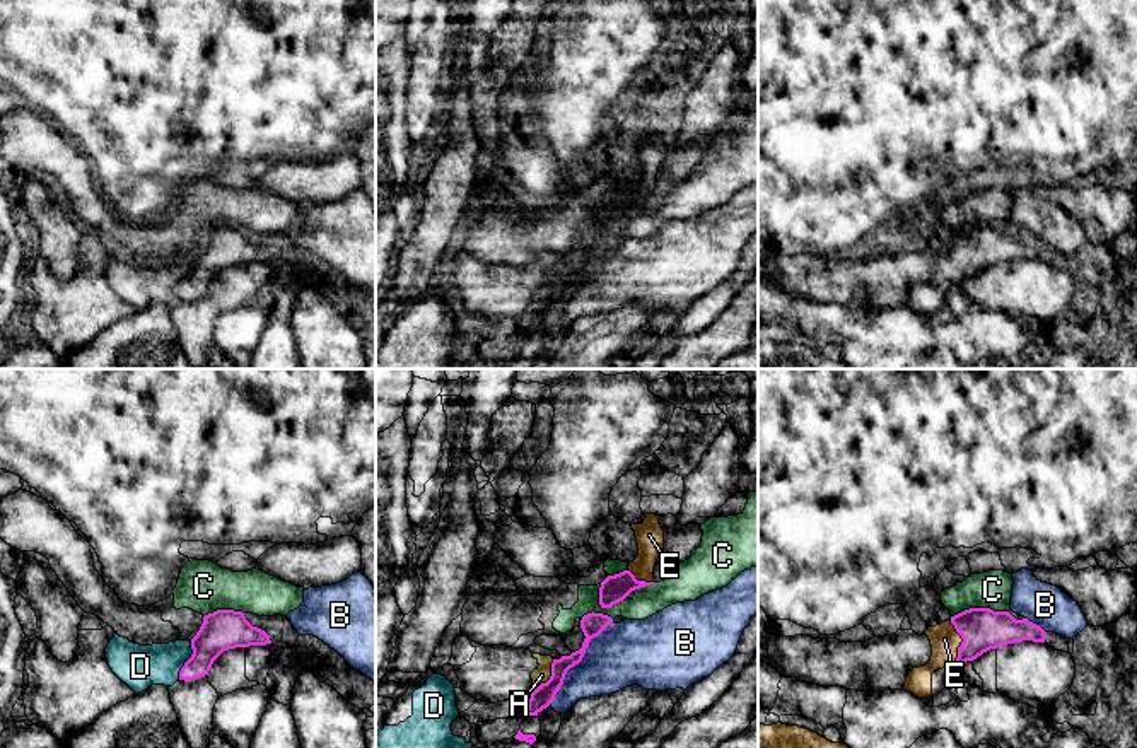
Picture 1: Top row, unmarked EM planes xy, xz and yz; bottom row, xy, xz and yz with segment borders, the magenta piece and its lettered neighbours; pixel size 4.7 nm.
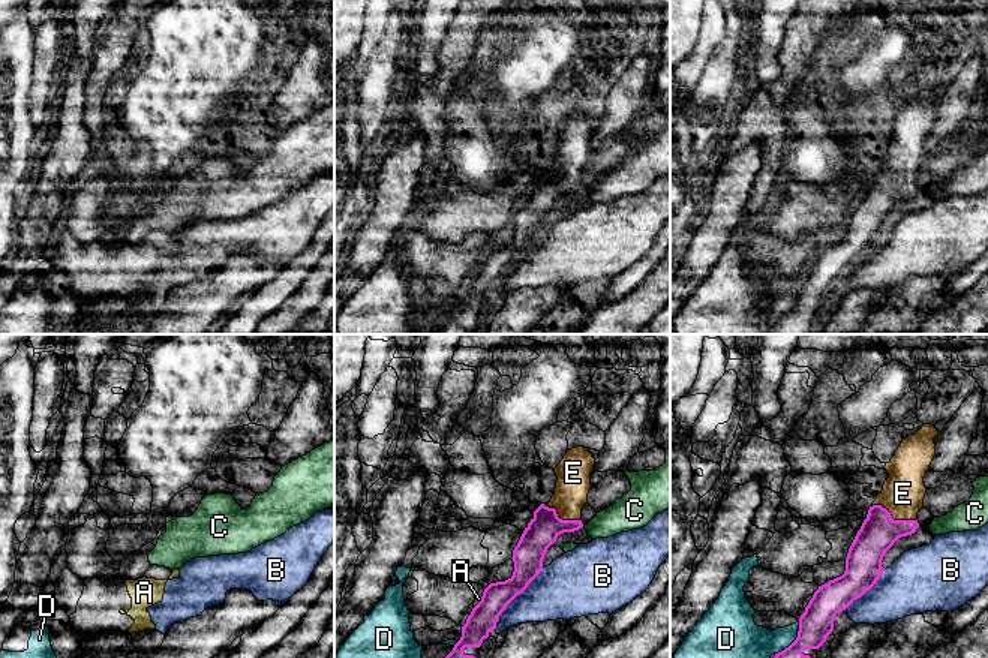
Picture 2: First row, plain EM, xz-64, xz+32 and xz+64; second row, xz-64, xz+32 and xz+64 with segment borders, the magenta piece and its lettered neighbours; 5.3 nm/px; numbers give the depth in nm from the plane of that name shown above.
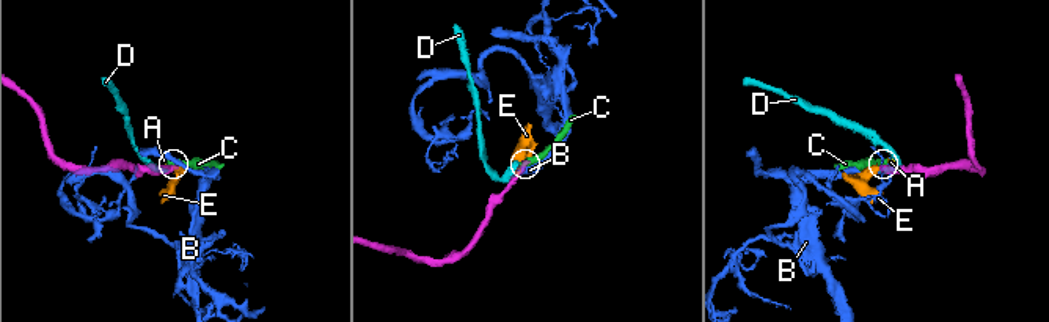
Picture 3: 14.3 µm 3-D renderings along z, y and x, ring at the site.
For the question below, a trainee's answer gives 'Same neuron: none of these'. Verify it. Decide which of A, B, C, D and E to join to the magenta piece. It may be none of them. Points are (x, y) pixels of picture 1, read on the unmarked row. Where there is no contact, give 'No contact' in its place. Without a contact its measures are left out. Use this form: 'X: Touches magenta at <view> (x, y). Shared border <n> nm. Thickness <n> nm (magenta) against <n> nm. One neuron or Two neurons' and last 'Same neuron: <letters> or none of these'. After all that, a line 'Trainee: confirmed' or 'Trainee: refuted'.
A: Touches magenta at xz (550, 294). Shared border 190 nm. Thickness 100 nm (magenta) against 80 nm. Two neurons
B: Touches magenta at xz (577, 280). Shared border 480 nm. Thickness 110 nm (magenta) against 300 nm. Two neurons
C: Touches magenta at yz (980, 226). Shared border 260 nm. Thickness 200 nm (magenta) against 180 nm. Two neurons
D: Touches magenta at xy (186, 279). Shared border 190 nm. Thickness 190 nm (magenta) against 200 nm. Two neurons
E: Touches magenta at yz (962, 262). Shared border 240 nm. Thickness 200 nm (magenta) against 140 nm. One neuron
Same neuron: E
Trainee: refuted

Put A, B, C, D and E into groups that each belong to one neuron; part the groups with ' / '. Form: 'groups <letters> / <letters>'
groups A B / C / D / E

